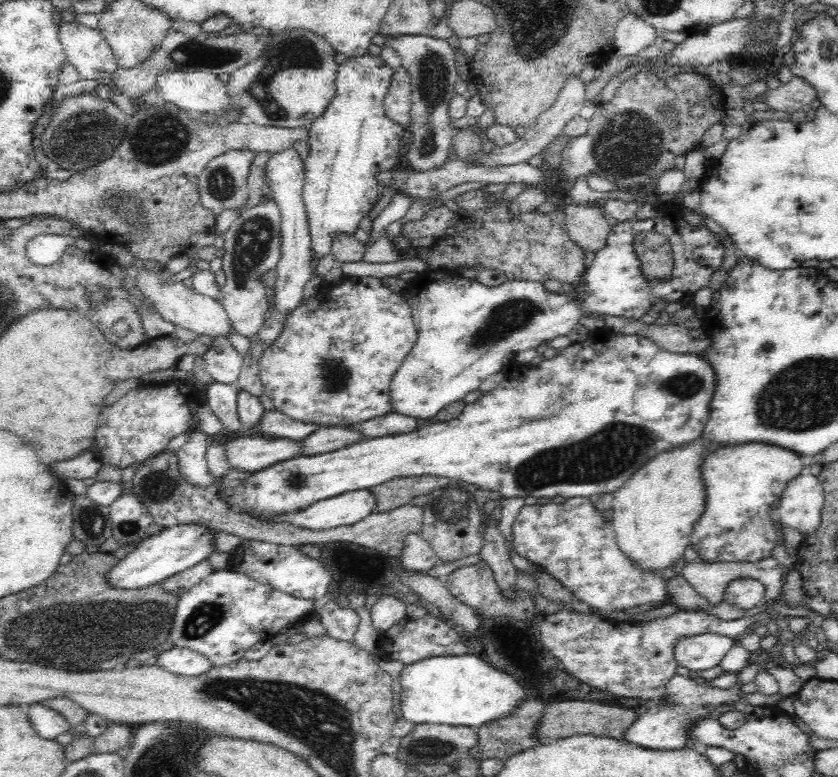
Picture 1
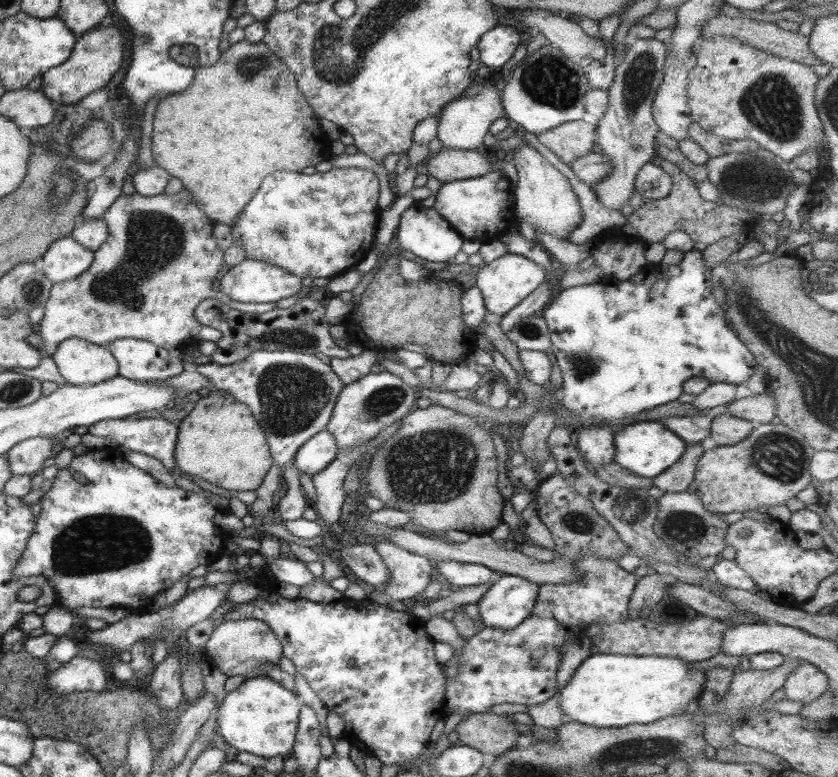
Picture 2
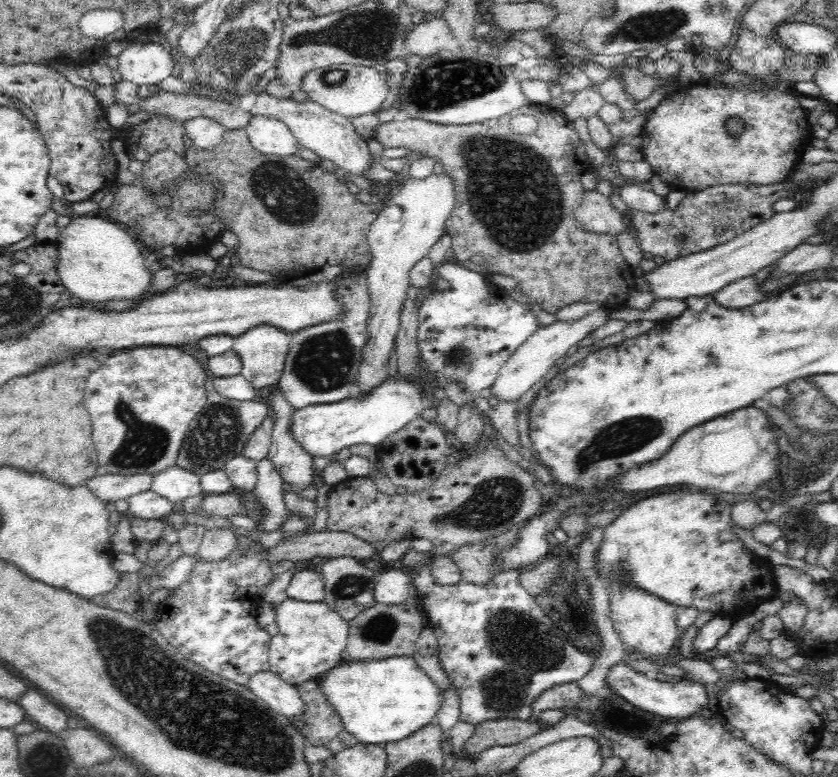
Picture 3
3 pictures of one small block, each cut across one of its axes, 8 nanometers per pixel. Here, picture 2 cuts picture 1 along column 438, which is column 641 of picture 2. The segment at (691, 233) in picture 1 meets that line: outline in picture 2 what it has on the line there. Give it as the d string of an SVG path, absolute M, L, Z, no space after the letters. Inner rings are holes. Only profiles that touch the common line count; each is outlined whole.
M696 249L684 252L684 257L681 258L678 264L663 265L657 263L646 264L643 269L632 278L624 281L615 280L611 284L584 284L573 286L567 289L560 290L557 298L545 306L539 312L539 315L544 318L544 322L549 330L549 342L551 342L550 351L553 353L557 362L557 368L561 371L561 386L560 404L567 410L573 413L583 426L594 426L600 424L600 421L611 421L613 419L622 419L635 413L662 406L673 400L676 400L681 392L682 384L691 378L701 378L708 383L729 383L736 386L743 386L745 381L753 375L755 370L755 360L749 354L749 350L743 342L727 328L724 320L724 312L715 303L713 297L712 278L714 277L712 270L704 265L702 253Z

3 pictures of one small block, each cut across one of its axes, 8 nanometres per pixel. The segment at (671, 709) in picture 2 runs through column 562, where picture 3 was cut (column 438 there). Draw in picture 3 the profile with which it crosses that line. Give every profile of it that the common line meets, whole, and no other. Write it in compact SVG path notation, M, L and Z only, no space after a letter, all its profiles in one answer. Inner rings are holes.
M393 656L368 662L342 661L333 669L323 673L321 689L328 702L336 709L344 728L353 734L359 743L380 744L380 742L398 742L433 721L444 702L441 690L420 668L414 657Z

